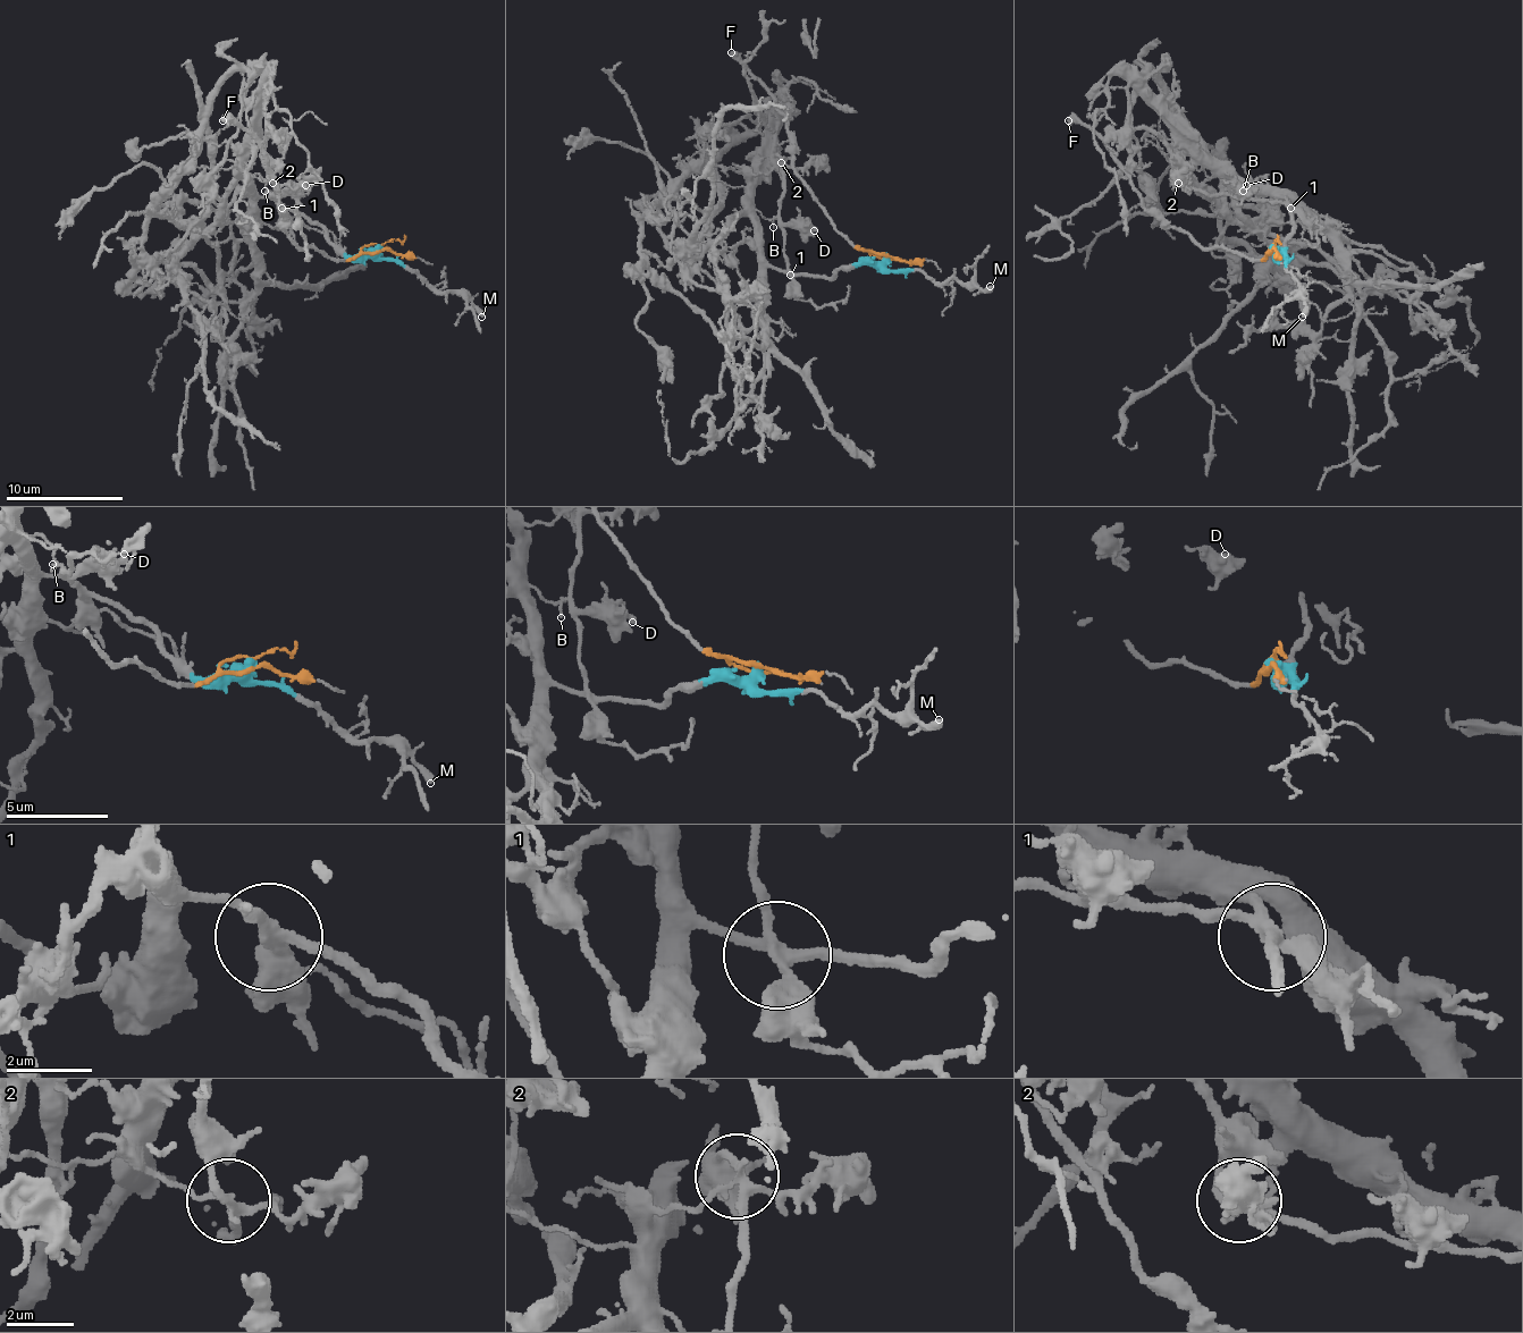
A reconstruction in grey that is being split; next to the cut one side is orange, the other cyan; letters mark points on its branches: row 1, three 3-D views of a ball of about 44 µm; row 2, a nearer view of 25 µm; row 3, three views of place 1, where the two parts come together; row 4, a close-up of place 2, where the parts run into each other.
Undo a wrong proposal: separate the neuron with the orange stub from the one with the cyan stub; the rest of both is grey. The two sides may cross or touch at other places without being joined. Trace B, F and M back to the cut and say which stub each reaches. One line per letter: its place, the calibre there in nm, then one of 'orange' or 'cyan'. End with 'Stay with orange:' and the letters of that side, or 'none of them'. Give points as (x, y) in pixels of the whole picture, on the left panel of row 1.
B: (264, 191) | 80 nm | cyan
F: (223, 120) | 480 nm | orange
M: (481, 317) | 360 nm | cyan
Stay with orange: F

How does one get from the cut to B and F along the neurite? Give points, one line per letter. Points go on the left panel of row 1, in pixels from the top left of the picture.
B: (380, 249), (345, 254), (321, 228), (254, 190), (254, 175), (266, 190)
F: (380, 249), (345, 260), (301, 249), (286, 234), (262, 145), (221, 119)

